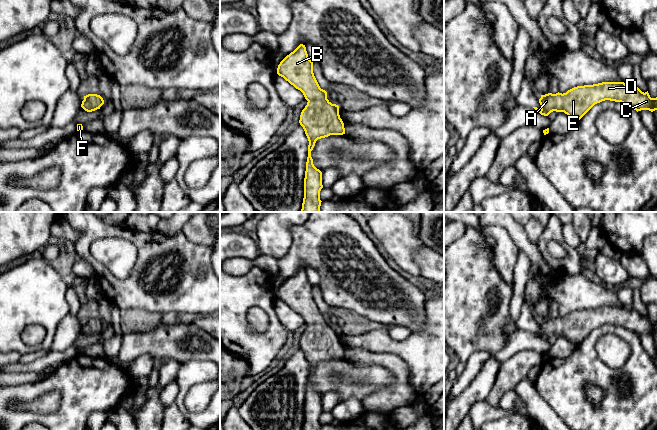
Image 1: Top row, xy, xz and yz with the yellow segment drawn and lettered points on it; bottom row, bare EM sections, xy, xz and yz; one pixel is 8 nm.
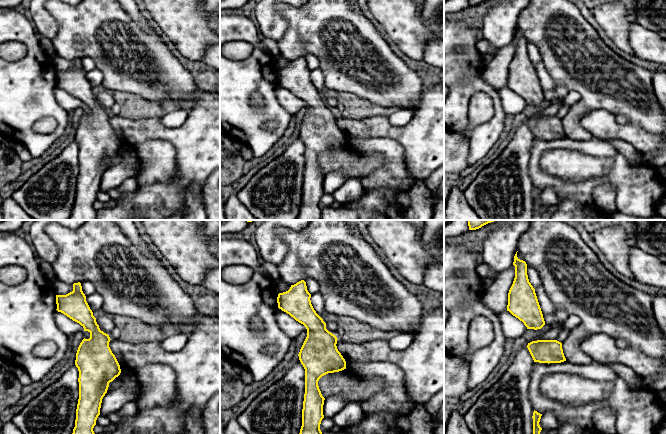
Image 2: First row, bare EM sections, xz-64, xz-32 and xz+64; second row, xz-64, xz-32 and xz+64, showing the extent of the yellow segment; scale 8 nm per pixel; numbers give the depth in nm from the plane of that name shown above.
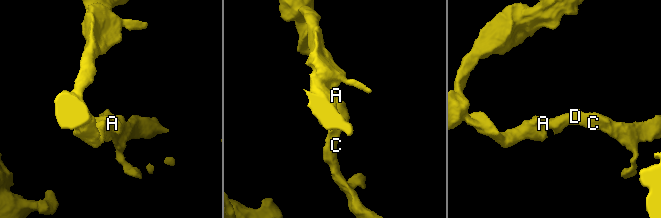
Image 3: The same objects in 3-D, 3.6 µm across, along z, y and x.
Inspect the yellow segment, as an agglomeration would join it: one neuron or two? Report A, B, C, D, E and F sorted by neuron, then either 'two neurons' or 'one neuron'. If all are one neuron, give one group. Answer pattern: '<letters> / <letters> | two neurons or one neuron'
A B C D E F | one neuron

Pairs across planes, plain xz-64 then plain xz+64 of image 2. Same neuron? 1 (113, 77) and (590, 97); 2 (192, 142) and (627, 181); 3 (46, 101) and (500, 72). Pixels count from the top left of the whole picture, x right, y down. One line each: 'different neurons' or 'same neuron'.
1: same neuron
2: different neurons
3: different neurons

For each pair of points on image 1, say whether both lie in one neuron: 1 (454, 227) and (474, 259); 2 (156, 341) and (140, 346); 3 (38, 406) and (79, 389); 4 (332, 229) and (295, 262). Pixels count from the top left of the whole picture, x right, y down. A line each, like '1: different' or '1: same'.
1: different
2: same
3: different
4: same

